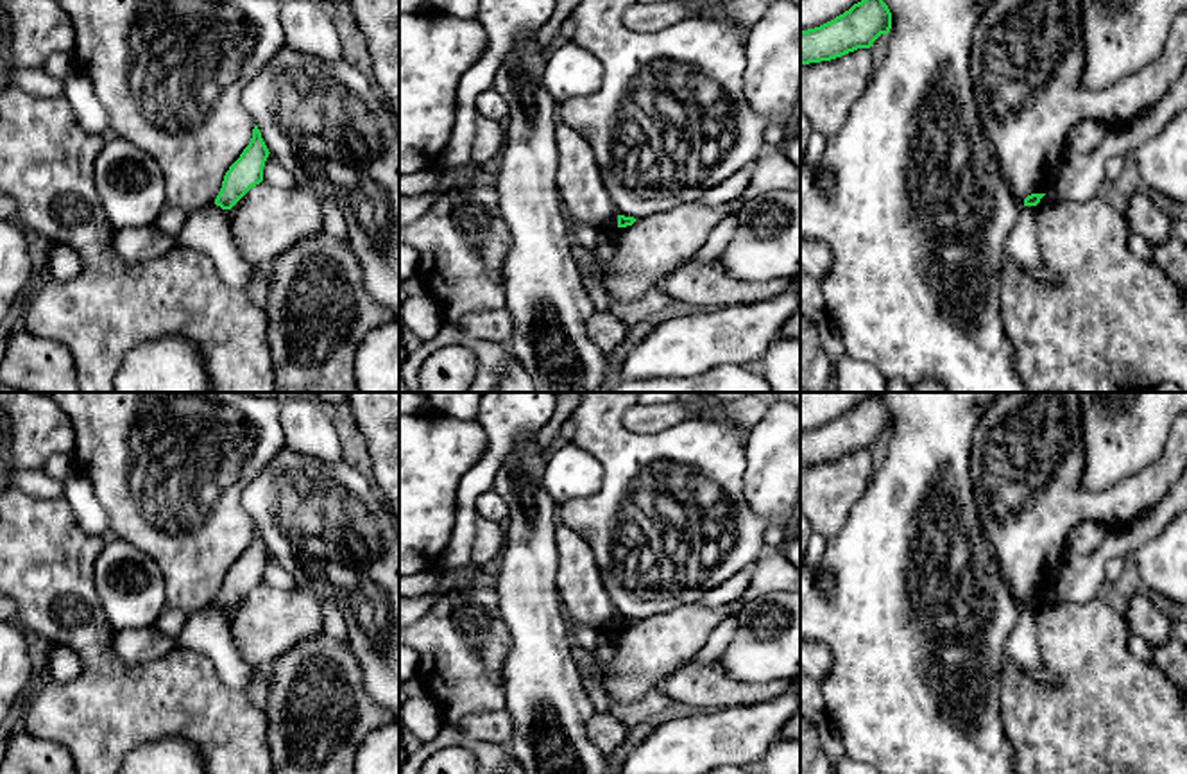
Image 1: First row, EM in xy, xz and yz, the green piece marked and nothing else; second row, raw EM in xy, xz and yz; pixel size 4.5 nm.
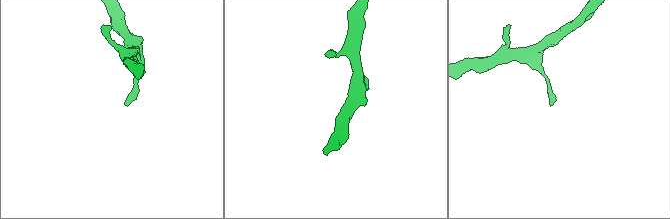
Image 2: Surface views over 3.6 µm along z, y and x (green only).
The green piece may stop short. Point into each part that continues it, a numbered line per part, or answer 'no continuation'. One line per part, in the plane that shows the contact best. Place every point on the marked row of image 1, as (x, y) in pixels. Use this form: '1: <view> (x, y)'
no continuation

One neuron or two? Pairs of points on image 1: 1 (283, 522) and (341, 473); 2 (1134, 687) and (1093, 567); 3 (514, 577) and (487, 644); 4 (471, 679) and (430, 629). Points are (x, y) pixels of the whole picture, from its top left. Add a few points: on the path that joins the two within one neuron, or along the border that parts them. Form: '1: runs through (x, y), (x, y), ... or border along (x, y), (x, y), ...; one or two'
1: runs through (298, 509), (305, 509), (326, 488); one
2: border along (1094, 595), (1084, 602), (1053, 602); two
3: border along (491, 581), (509, 635), (507, 654); two
4: runs through (461, 667), (461, 660), (443, 642); one

